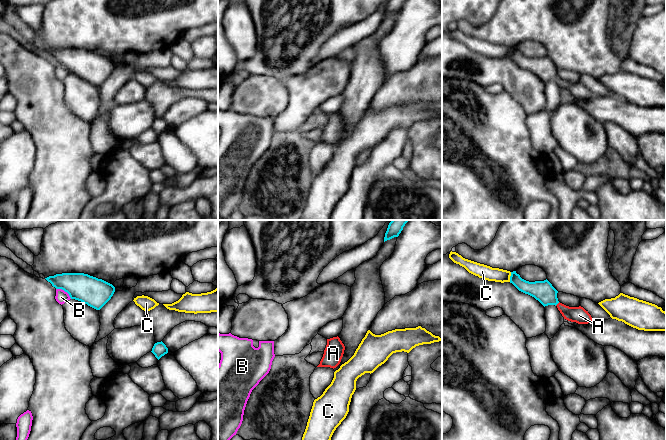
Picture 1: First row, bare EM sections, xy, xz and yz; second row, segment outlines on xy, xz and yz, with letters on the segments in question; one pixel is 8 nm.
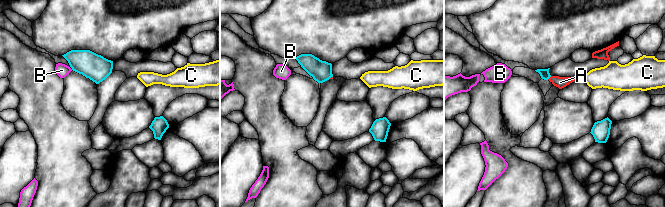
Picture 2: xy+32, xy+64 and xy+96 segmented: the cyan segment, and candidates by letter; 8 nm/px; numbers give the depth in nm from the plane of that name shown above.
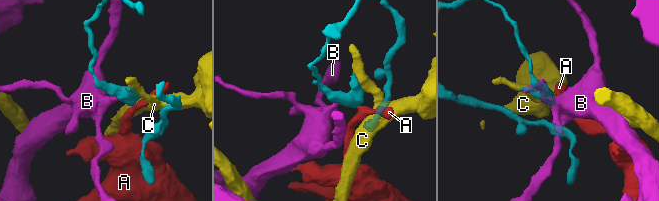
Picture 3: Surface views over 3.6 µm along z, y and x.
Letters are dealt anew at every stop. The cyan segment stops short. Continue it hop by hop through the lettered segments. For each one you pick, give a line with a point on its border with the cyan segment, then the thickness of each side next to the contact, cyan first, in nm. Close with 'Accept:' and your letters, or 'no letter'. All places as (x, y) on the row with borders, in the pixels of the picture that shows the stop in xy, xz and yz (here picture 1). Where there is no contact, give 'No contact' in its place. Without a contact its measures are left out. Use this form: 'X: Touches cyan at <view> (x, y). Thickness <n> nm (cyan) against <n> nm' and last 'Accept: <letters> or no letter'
A: Touches cyan at yz (557, 303). Thickness 170 nm (cyan) against 130 nm
Accept: A

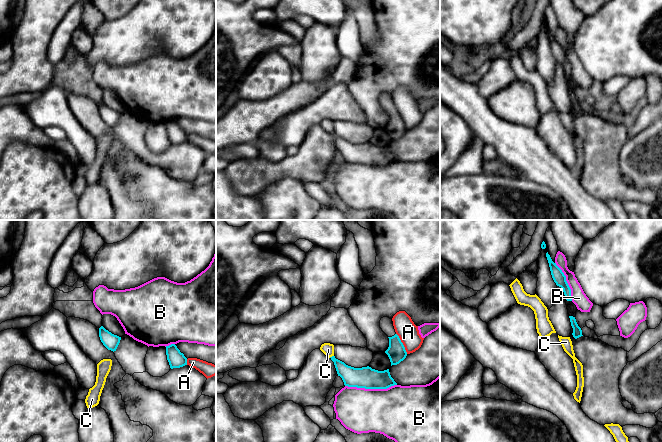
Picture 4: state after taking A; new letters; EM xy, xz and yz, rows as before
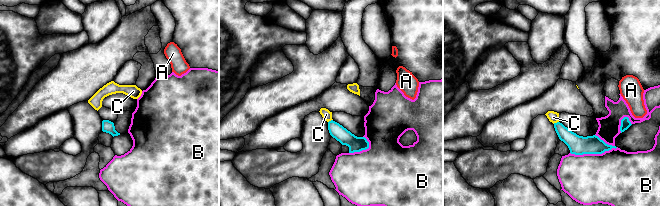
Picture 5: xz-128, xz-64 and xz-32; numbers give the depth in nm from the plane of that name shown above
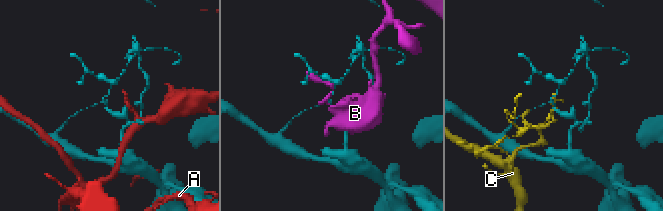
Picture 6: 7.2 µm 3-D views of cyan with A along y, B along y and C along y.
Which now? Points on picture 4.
Accept: no letter

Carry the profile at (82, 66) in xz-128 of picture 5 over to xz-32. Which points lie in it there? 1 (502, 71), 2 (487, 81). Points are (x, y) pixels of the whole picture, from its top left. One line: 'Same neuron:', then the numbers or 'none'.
Same neuron: none

